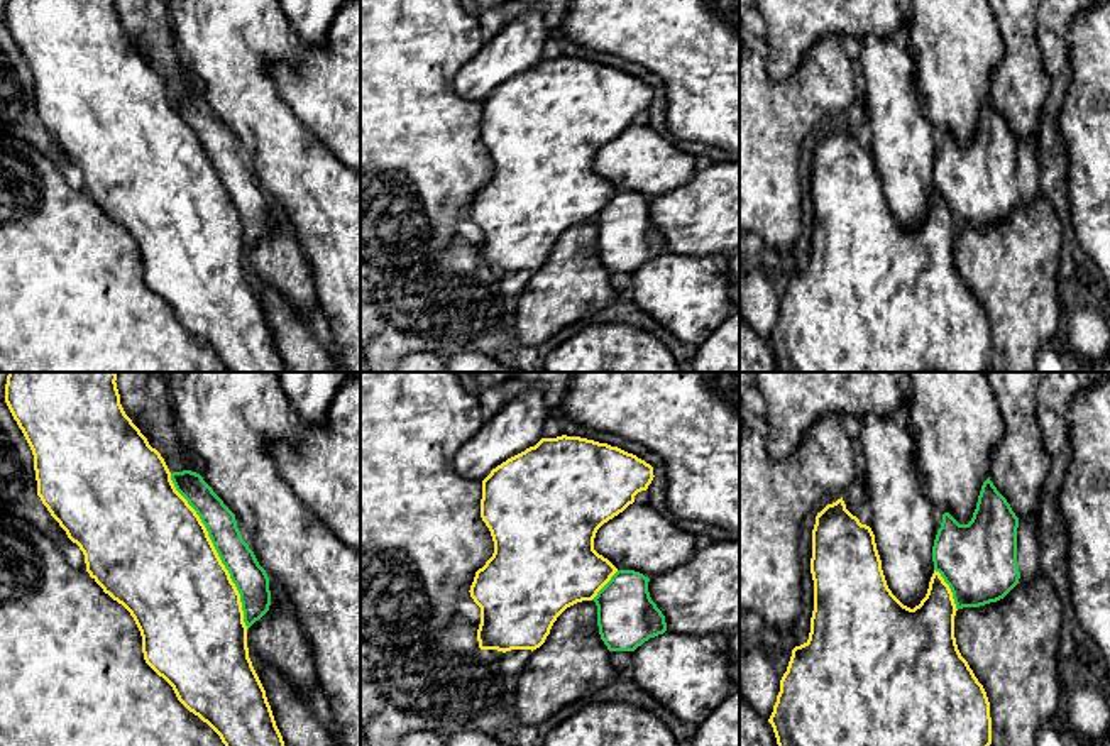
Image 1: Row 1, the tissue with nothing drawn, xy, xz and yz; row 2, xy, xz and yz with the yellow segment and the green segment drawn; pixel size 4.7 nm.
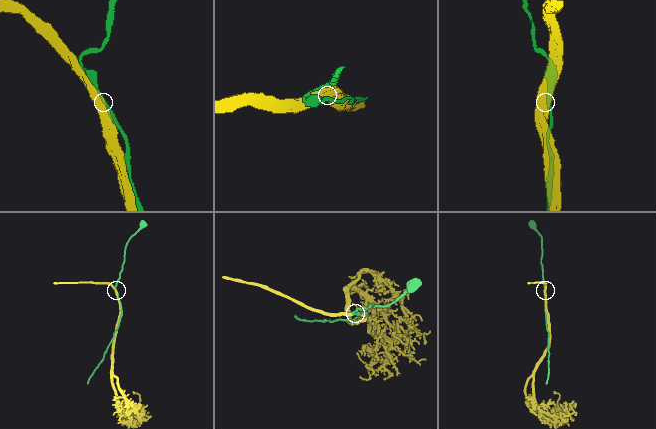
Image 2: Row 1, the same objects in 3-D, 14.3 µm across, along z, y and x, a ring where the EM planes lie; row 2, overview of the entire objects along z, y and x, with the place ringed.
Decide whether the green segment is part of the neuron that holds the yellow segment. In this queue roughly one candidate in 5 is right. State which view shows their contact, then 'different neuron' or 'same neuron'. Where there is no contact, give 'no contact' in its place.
contact in xy; different neuron

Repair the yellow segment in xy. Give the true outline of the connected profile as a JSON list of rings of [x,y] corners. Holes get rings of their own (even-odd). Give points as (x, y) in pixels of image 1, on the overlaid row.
[[[8,372],[5,403],[32,450],[37,496],[51,516],[66,531],[68,538],[83,551],[90,577],[103,589],[105,594],[130,612],[142,636],[142,653],[146,663],[173,687],[178,700],[190,712],[206,722],[220,736],[225,746],[284,746],[267,702],[266,690],[249,658],[247,626],[244,623],[240,594],[232,582],[228,570],[222,563],[200,516],[176,491],[164,458],[149,445],[147,438],[125,414],[115,381],[115,372]]]

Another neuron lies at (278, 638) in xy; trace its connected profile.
[[[269,579],[269,611],[247,629],[247,648],[261,661],[281,672],[306,702],[321,692],[315,653],[289,597]]]

